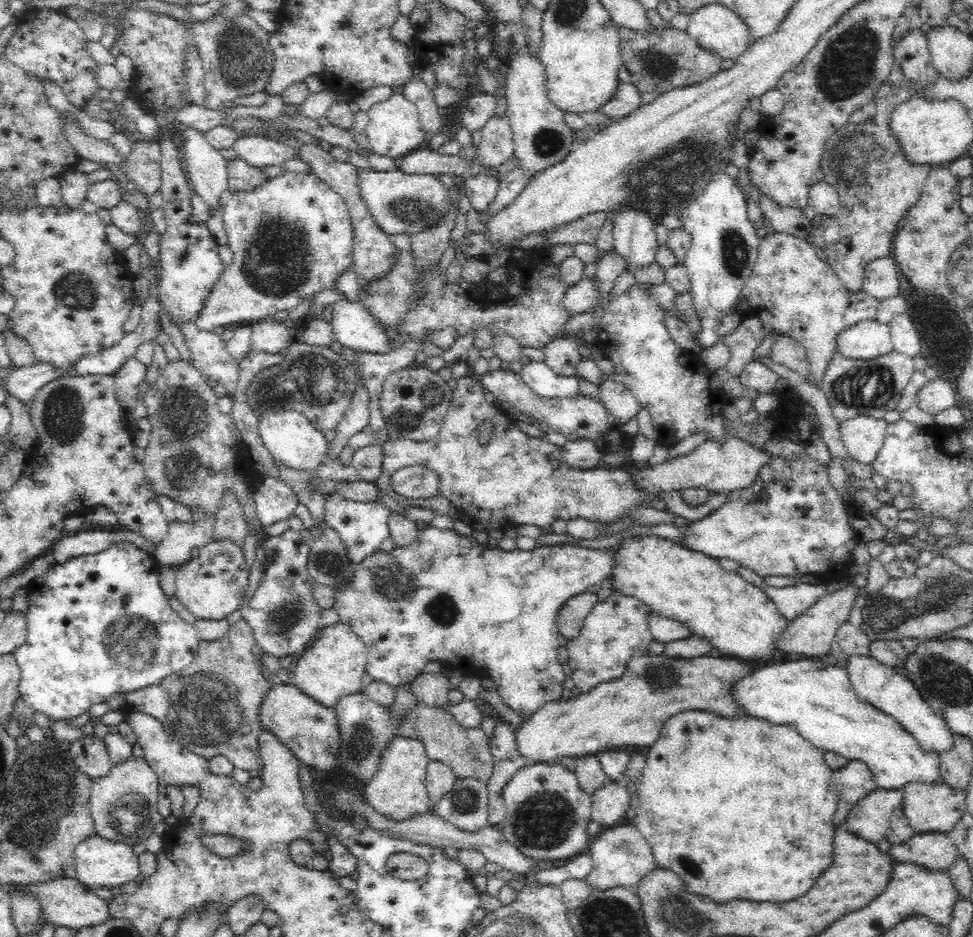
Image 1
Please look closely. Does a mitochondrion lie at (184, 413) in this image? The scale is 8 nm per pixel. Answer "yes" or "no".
yes

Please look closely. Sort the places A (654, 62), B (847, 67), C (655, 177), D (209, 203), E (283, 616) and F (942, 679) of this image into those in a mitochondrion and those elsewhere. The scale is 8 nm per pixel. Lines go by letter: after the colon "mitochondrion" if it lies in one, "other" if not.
A: mitochondrion
B: mitochondrion
C: mitochondrion
D: other
E: mitochondrion
F: mitochondrion

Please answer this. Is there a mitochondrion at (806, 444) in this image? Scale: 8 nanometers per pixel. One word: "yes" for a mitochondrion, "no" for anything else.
no

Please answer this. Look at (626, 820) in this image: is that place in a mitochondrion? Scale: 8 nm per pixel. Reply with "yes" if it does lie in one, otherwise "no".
no

